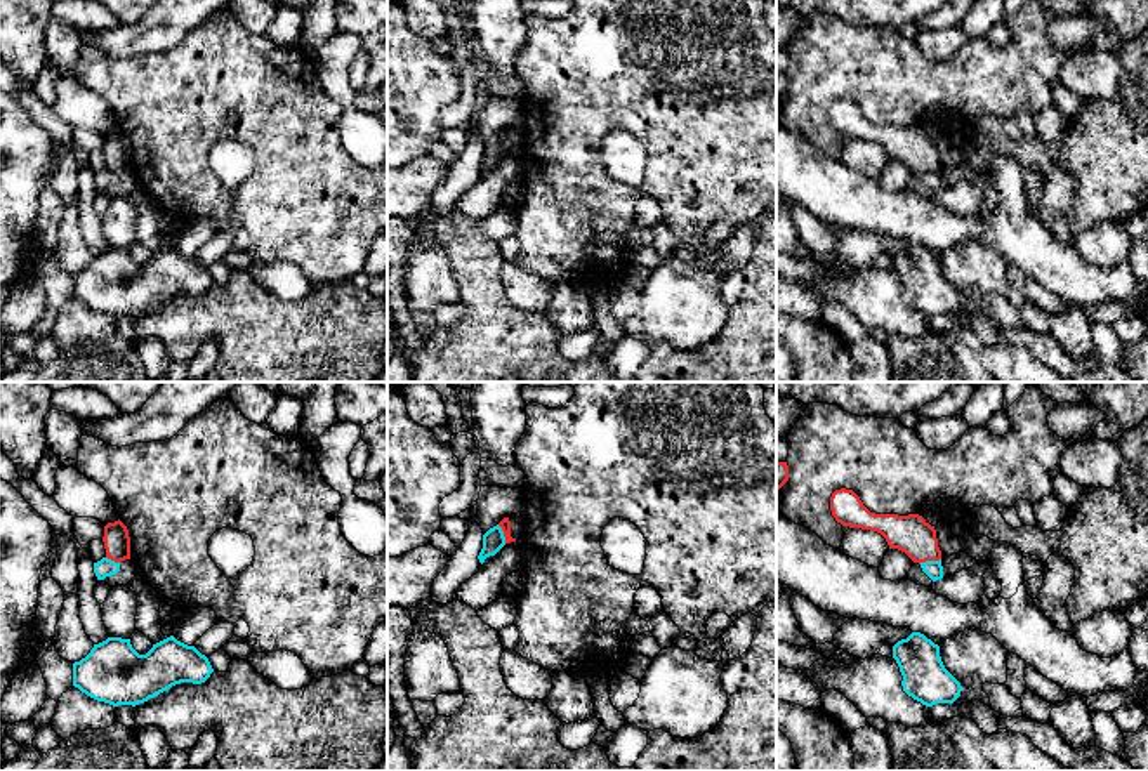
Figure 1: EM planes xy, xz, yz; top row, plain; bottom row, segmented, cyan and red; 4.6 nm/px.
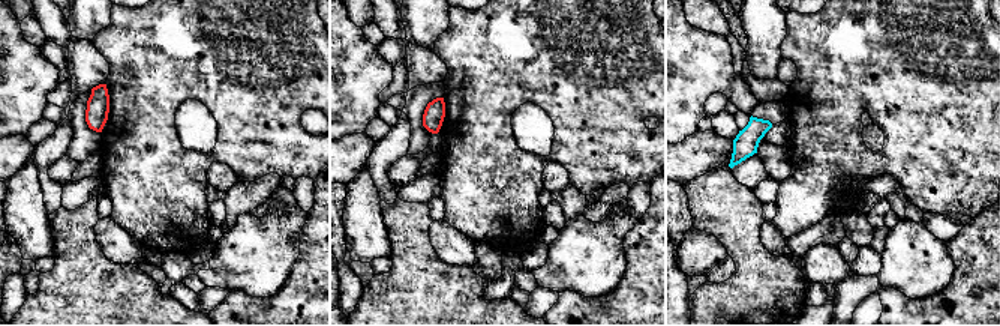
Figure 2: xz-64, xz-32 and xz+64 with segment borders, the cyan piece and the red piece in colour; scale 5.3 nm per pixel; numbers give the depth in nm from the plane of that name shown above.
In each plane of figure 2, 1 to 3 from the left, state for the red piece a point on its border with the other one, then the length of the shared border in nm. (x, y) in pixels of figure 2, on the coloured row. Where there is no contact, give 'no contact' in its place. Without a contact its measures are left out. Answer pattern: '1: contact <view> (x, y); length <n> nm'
1: no contact
2: no contact
3: no contact

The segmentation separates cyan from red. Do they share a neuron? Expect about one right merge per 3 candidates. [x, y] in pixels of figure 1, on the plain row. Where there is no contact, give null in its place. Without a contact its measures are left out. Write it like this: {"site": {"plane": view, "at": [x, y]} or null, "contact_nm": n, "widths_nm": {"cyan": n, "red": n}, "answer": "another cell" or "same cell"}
{"site": {"plane": "yz", "at": [930, 172]}, "contact_nm": 110, "widths_nm": {"cyan": 80, "red": 180}, "answer": "another cell"}

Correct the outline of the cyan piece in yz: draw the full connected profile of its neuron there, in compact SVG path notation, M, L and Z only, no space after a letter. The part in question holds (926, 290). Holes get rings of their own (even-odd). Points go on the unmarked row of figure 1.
M912 243L907 250L893 257L903 287L903 302L926 318L936 314L953 314L962 302L960 293L945 280L940 257L920 243Z

